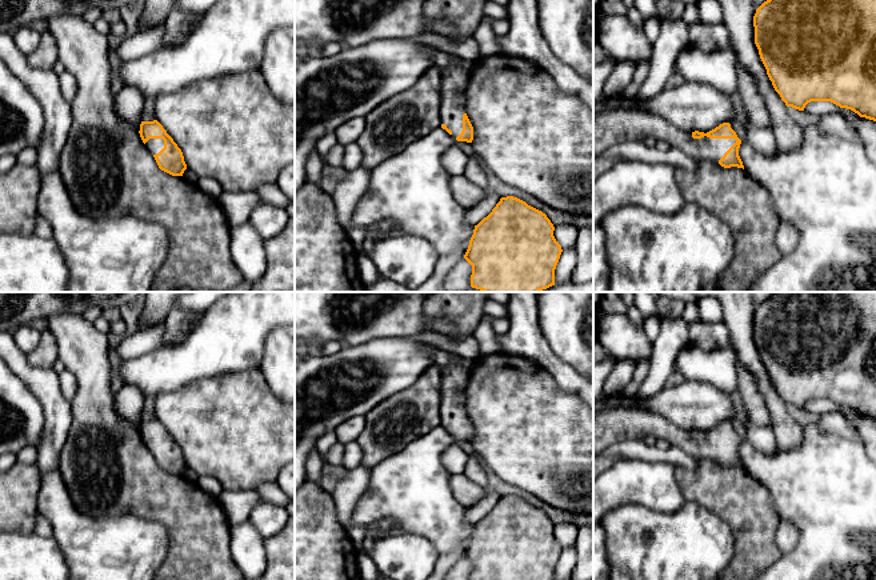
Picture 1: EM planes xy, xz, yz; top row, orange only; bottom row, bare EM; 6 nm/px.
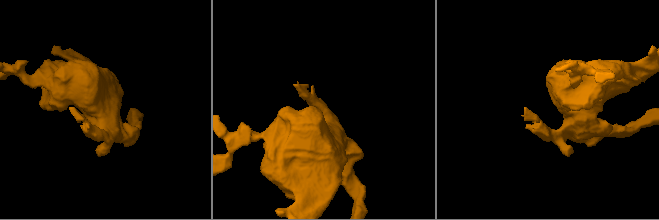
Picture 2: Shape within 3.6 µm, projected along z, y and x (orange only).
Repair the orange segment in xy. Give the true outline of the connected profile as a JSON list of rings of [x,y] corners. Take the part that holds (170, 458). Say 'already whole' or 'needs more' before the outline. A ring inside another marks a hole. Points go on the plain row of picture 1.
needs more; [[[157,419],[141,420],[139,432],[161,469],[183,475],[187,468],[183,451]]]

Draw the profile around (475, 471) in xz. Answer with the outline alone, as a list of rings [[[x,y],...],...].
[[[473,455],[469,456],[464,475],[473,481],[475,484],[485,488],[488,484],[488,476],[487,476],[487,469],[484,464]]]

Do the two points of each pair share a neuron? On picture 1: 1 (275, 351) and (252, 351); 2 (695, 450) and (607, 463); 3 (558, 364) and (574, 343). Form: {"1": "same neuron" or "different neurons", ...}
{"1": "different neurons", "2": "different neurons", "3": "different neurons"}

